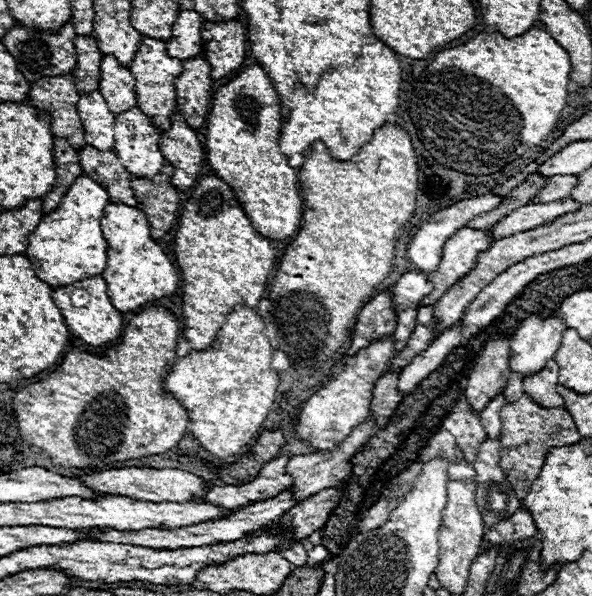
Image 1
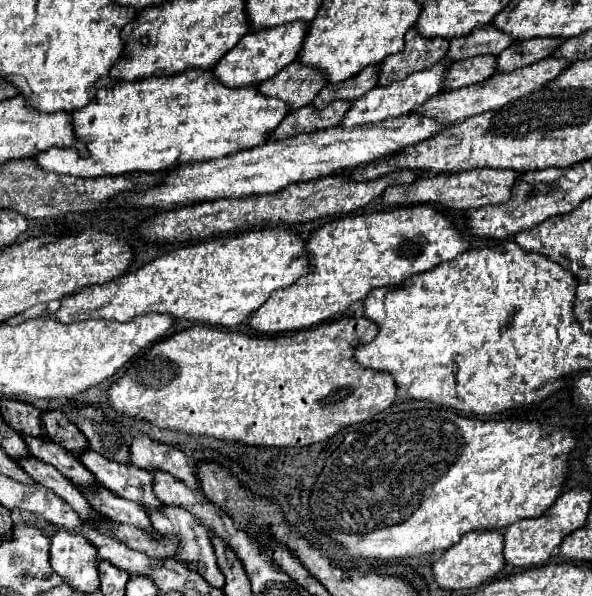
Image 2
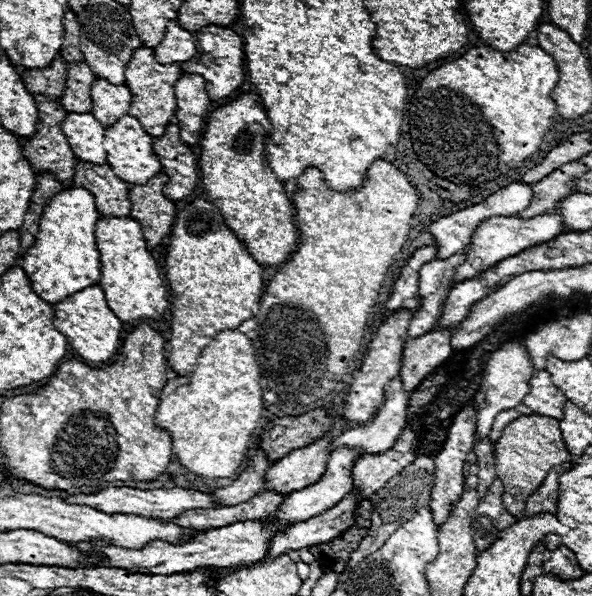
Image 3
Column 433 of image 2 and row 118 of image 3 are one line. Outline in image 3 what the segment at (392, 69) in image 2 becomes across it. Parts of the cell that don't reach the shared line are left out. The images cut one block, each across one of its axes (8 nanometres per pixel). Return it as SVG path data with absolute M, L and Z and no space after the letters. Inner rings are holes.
M34 96L34 104L38 108L38 124L36 124L36 132L34 136L30 136L30 140L22 142L24 148L24 156L30 160L30 164L34 166L34 170L40 172L52 172L54 176L58 176L64 186L68 188L72 184L72 176L74 176L74 152L62 132L62 120L68 116L68 112L62 108L60 100L50 100L48 96Z

